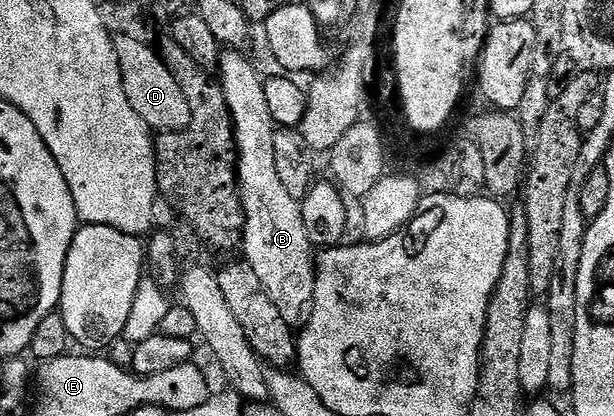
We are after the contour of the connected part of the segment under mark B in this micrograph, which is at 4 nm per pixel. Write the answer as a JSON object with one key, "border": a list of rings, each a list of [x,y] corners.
{"border":[[[241,50],[222,51],[220,72],[219,83],[223,98],[227,98],[237,139],[237,188],[241,191],[245,215],[243,259],[255,270],[259,282],[263,282],[263,290],[275,302],[279,314],[283,314],[288,324],[297,326],[306,319],[313,302],[315,245],[307,234],[301,204],[287,194],[275,170],[275,125],[267,106],[265,80]]]}

